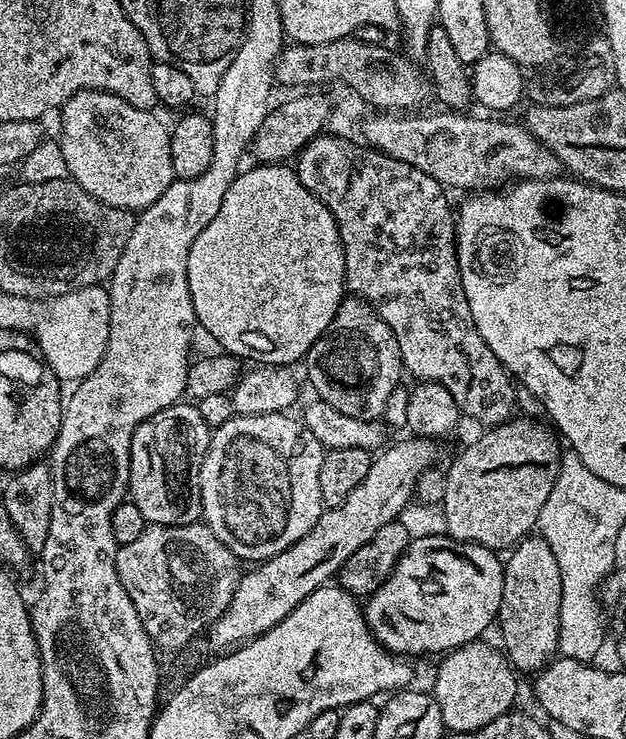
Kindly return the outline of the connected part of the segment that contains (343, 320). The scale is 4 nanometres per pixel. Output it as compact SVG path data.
M351 294L341 300L328 329L310 346L302 367L308 371L313 393L350 418L379 421L391 392L402 384L400 351L390 326L369 304Z

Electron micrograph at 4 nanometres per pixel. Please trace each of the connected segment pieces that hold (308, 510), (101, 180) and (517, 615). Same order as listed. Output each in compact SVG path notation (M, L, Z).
M275 412L261 416L233 416L230 422L212 432L212 441L200 467L202 520L228 549L241 561L259 562L286 550L302 534L318 522L324 511L322 486L318 486L318 470L322 470L325 449L310 434L303 419Z
M82 88L59 109L60 132L58 143L62 158L66 158L68 175L89 192L94 198L115 208L143 210L150 207L173 182L170 166L169 129L164 128L155 111L147 112L130 106L122 98L109 92L99 92L97 88Z
M529 534L519 540L507 556L503 561L502 602L498 617L501 640L499 643L509 664L517 673L535 674L551 664L558 652L562 601L561 571L558 570L558 561L550 542L539 534Z

